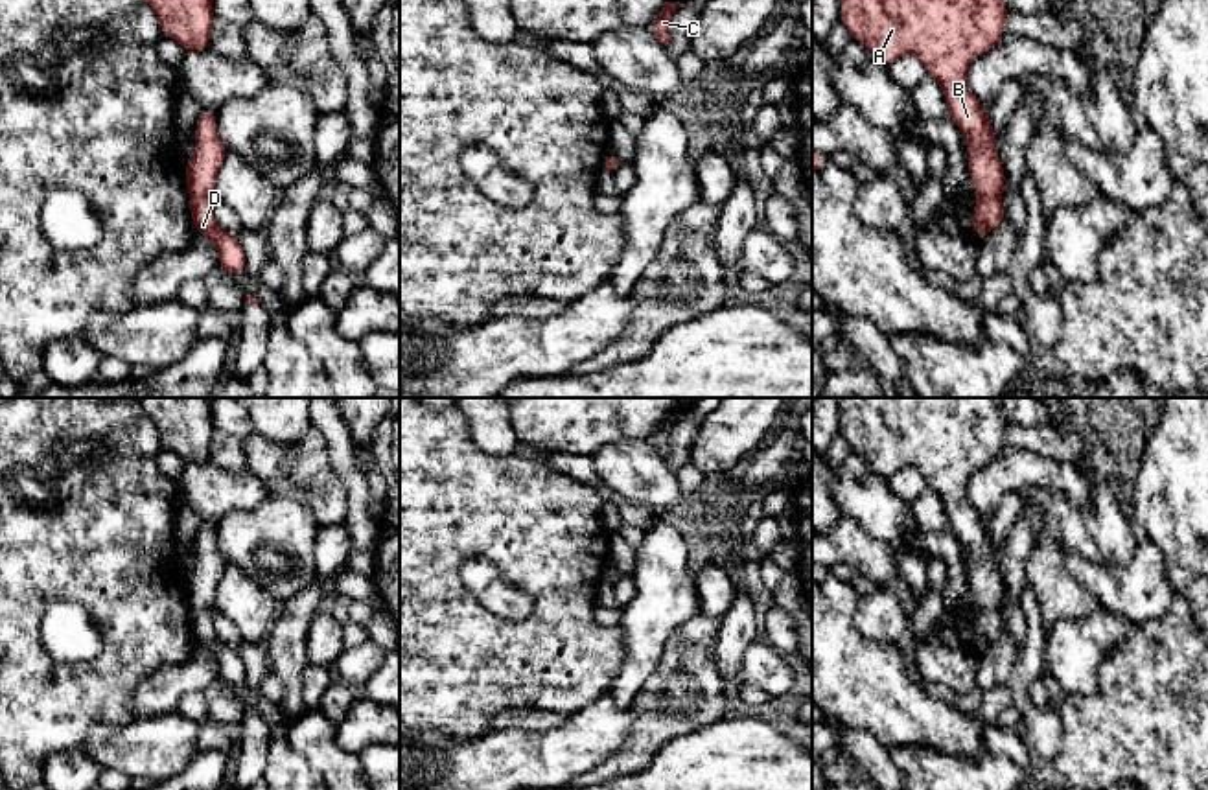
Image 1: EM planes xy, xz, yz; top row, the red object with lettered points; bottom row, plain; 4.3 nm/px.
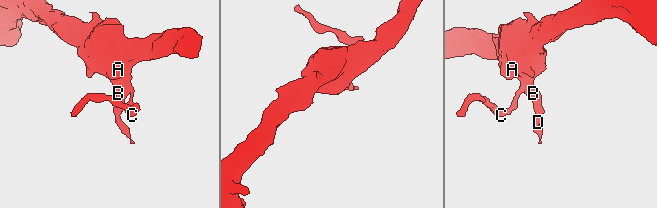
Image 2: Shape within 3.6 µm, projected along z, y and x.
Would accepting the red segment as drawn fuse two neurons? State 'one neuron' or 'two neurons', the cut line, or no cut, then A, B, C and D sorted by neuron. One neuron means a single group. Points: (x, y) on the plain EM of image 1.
two neurons | yz (980, 608), (998, 610) | A B C / D

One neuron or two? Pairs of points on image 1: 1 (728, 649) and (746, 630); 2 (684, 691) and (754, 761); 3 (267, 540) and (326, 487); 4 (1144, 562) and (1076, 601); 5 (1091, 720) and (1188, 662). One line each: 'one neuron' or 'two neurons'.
1: one neuron
2: two neurons
3: two neurons
4: two neurons
5: one neuron

